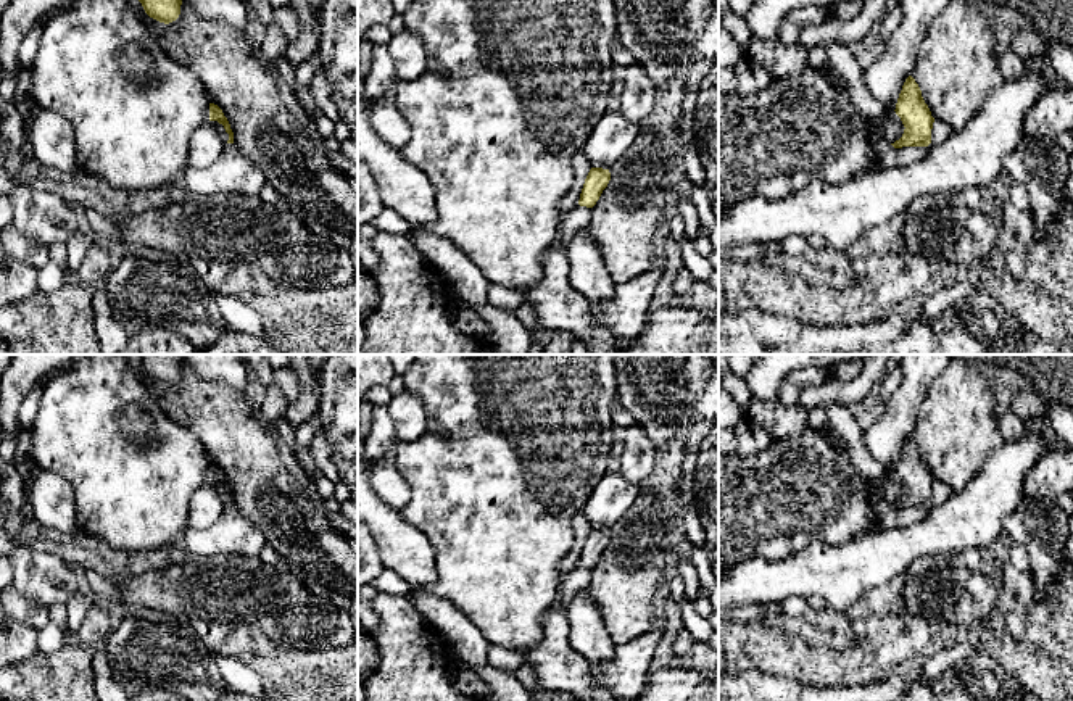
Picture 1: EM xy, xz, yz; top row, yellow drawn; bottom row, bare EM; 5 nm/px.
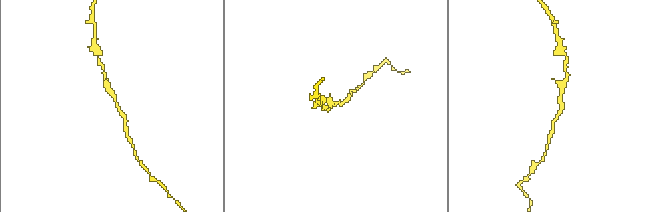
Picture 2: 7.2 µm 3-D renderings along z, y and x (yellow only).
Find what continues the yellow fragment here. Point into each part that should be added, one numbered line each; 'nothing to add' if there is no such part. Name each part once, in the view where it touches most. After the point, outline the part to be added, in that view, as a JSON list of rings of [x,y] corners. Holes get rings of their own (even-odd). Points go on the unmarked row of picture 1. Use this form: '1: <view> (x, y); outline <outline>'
nothing to add

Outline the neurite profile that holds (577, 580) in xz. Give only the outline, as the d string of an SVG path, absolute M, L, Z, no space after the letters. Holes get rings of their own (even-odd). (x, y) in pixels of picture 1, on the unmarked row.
M580 566L564 577L559 593L561 598L559 604L564 612L567 612L567 608L574 599L574 596L588 587L590 580L591 580L591 569Z

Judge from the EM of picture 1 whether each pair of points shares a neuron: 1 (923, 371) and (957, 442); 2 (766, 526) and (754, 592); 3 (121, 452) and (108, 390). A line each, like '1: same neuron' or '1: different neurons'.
1: different neurons
2: different neurons
3: same neuron

